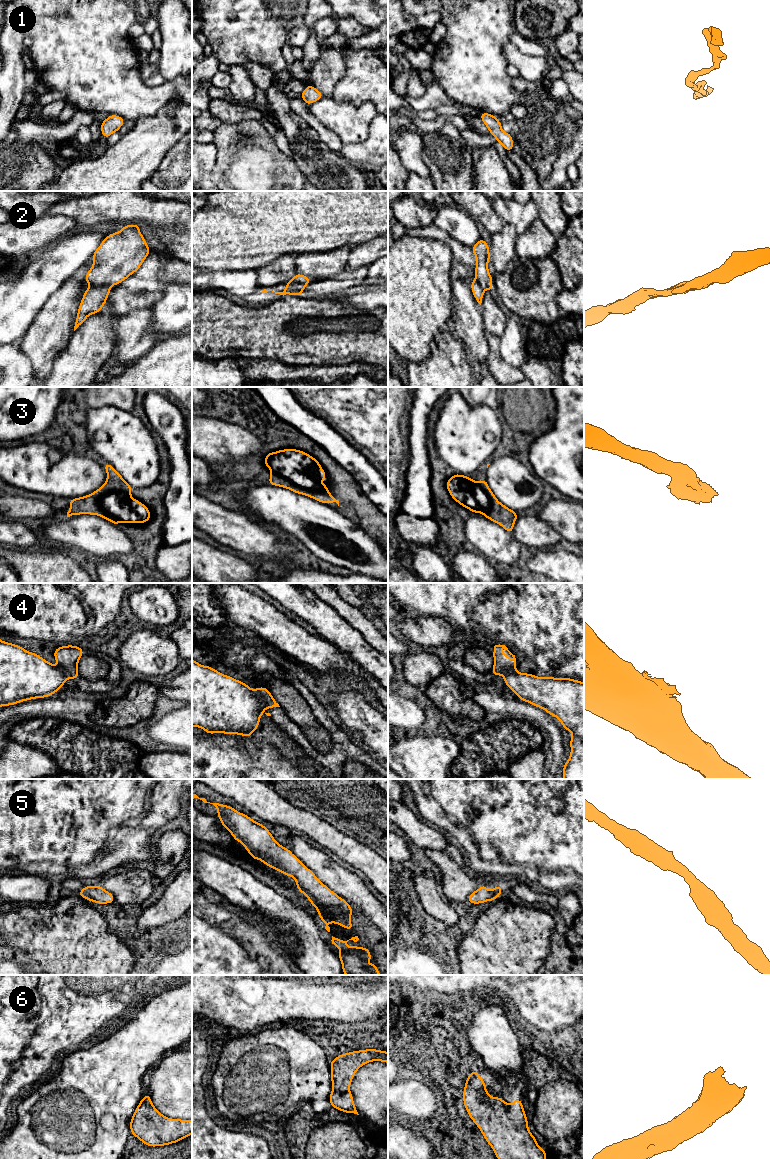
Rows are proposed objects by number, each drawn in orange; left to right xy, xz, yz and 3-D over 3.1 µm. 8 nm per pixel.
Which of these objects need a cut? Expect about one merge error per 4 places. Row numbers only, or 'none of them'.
4

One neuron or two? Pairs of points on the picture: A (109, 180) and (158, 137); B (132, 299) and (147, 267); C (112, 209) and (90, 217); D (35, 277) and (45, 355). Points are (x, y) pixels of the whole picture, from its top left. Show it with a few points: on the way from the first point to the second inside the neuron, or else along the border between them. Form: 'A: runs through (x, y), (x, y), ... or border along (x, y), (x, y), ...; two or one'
A: runs through (121, 170), (146, 145); one
B: runs through (134, 291), (145, 280), (147, 275); one
C: runs through (107, 209), (98, 209), (95, 212); one
D: border along (54, 293), (36, 314), (26, 331); two

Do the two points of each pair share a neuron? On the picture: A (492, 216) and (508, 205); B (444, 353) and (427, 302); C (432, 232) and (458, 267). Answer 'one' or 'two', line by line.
A: two
B: two
C: one

